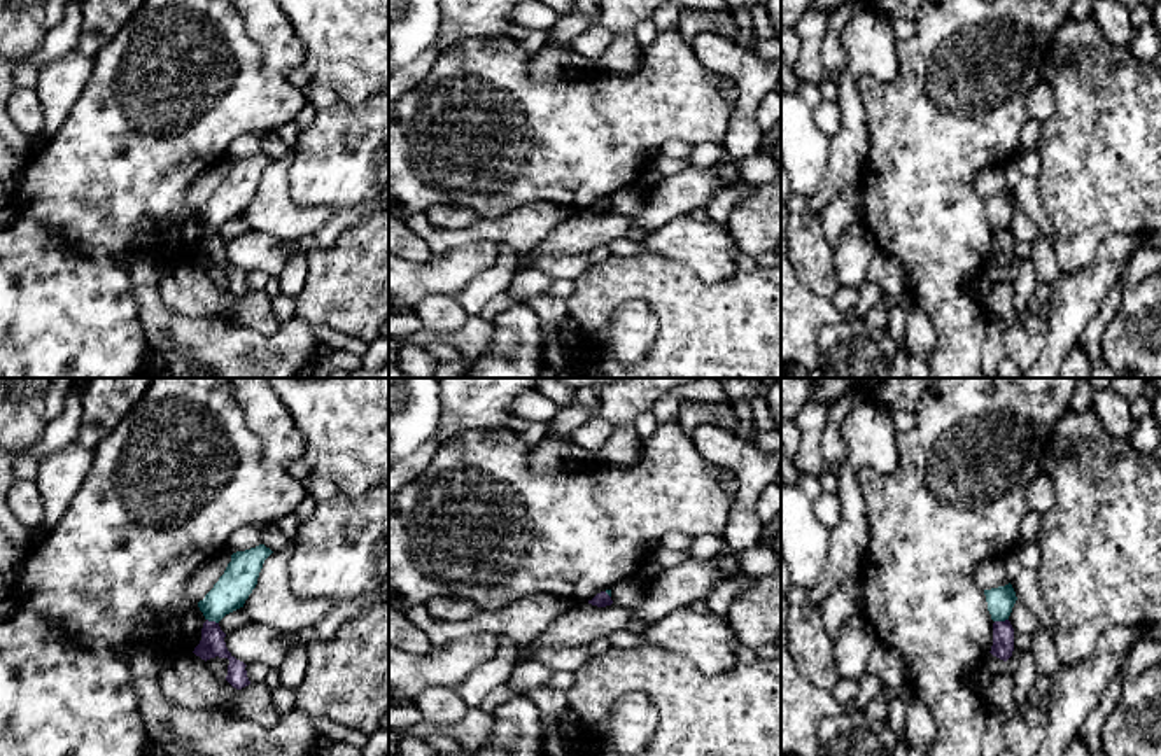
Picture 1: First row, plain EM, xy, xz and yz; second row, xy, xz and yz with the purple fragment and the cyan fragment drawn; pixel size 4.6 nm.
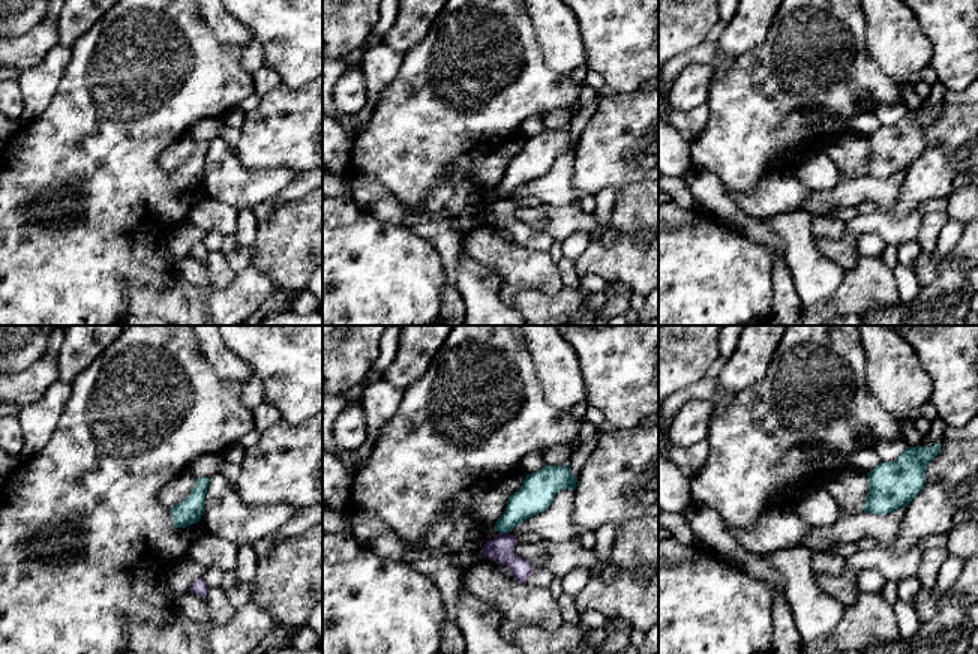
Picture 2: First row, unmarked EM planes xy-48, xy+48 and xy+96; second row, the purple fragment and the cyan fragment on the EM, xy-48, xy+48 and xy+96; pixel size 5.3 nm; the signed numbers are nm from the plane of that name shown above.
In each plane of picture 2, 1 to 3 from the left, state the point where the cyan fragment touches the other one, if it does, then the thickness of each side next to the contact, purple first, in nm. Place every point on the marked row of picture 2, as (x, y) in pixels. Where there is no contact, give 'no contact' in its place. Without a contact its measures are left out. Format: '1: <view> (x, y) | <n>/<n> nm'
1: no contact
2: xy+48 (504, 533) | 140/180 nm
3: no contact

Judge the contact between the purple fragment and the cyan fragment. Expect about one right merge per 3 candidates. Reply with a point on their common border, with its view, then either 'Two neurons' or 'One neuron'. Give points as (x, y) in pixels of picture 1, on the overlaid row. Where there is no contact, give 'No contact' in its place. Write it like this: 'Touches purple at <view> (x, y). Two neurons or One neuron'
Touches purple at yz (1000, 622). Two neurons

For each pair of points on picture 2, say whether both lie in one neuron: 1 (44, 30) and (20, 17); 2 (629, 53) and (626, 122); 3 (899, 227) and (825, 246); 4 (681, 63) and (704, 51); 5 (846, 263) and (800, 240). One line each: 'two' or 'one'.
1: two
2: two
3: one
4: one
5: two

